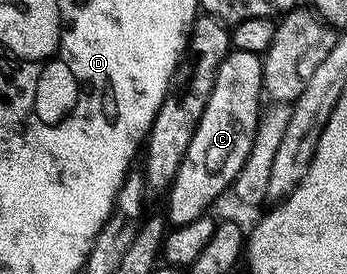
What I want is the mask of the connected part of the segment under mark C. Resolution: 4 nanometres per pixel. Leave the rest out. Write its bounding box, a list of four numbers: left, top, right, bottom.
[165,49,264,226]

